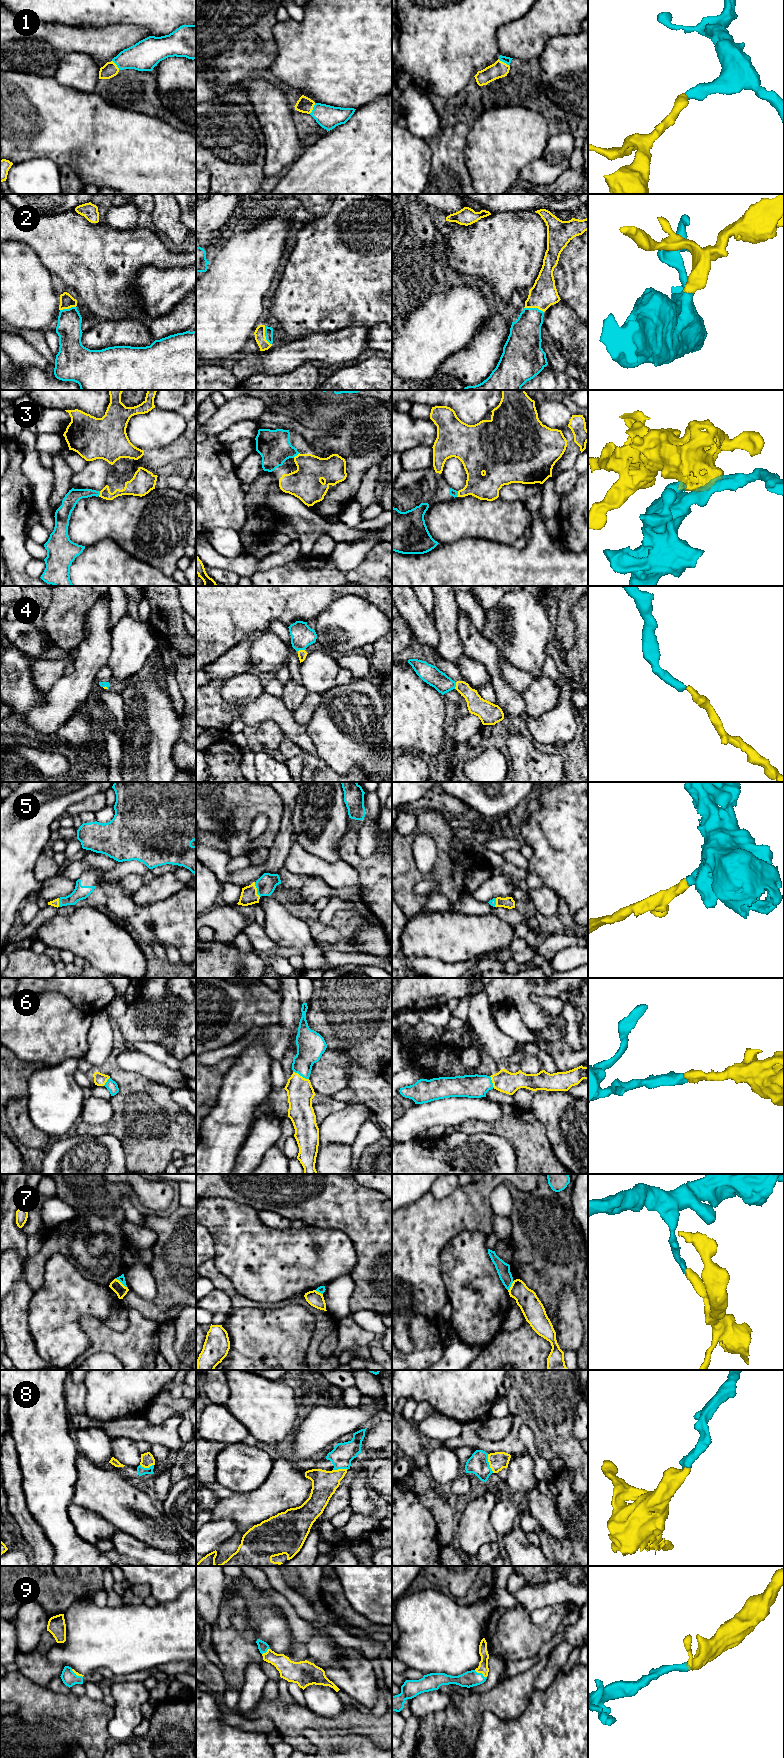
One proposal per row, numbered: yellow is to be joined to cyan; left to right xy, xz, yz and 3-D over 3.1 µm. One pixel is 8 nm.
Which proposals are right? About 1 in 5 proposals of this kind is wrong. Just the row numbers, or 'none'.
1, 2, 3, 4, 5, 6, 8, 9

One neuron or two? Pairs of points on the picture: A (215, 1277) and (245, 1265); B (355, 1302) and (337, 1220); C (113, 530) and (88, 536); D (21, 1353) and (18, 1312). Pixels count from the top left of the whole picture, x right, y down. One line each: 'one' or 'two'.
A: two
B: one
C: one
D: one

